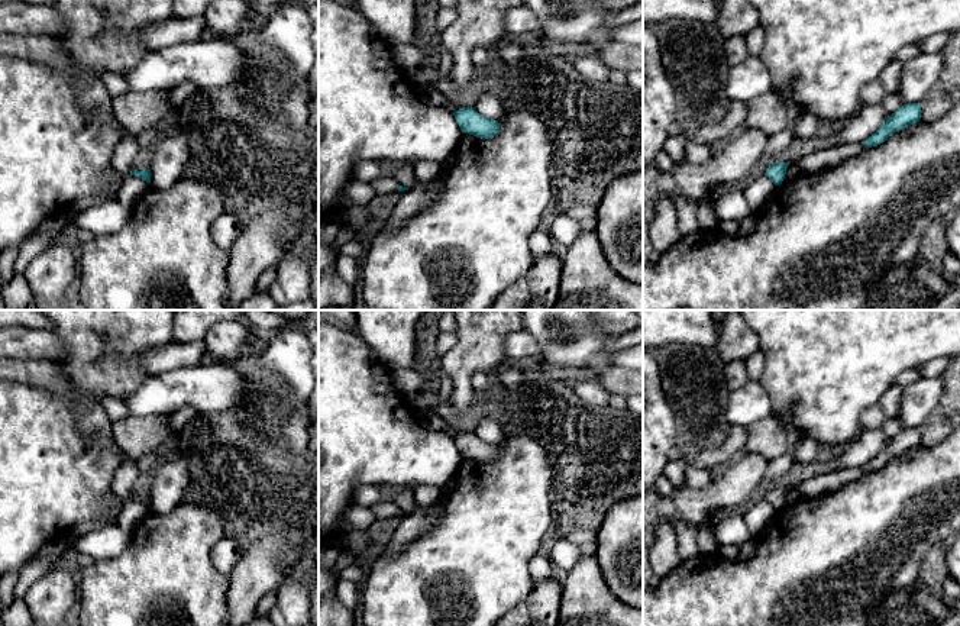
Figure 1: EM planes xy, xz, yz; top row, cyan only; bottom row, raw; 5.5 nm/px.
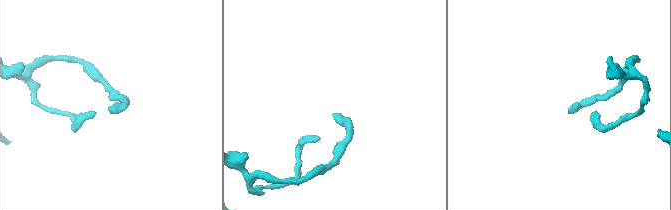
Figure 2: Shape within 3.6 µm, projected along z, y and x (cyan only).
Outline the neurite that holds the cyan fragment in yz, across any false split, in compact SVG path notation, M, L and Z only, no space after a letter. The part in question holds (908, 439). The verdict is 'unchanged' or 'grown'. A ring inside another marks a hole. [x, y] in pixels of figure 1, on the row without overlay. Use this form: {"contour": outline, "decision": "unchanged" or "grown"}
{"contour": "M919 427L904 429L889 443L886 443L880 452L869 461L863 470L867 472L883 468L892 458L899 456L921 445Z", "decision": "unchanged"}

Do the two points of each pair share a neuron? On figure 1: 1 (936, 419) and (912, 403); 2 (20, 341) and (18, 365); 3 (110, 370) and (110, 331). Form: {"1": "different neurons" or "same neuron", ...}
{"1": "different neurons", "2": "different neurons", "3": "same neuron"}

